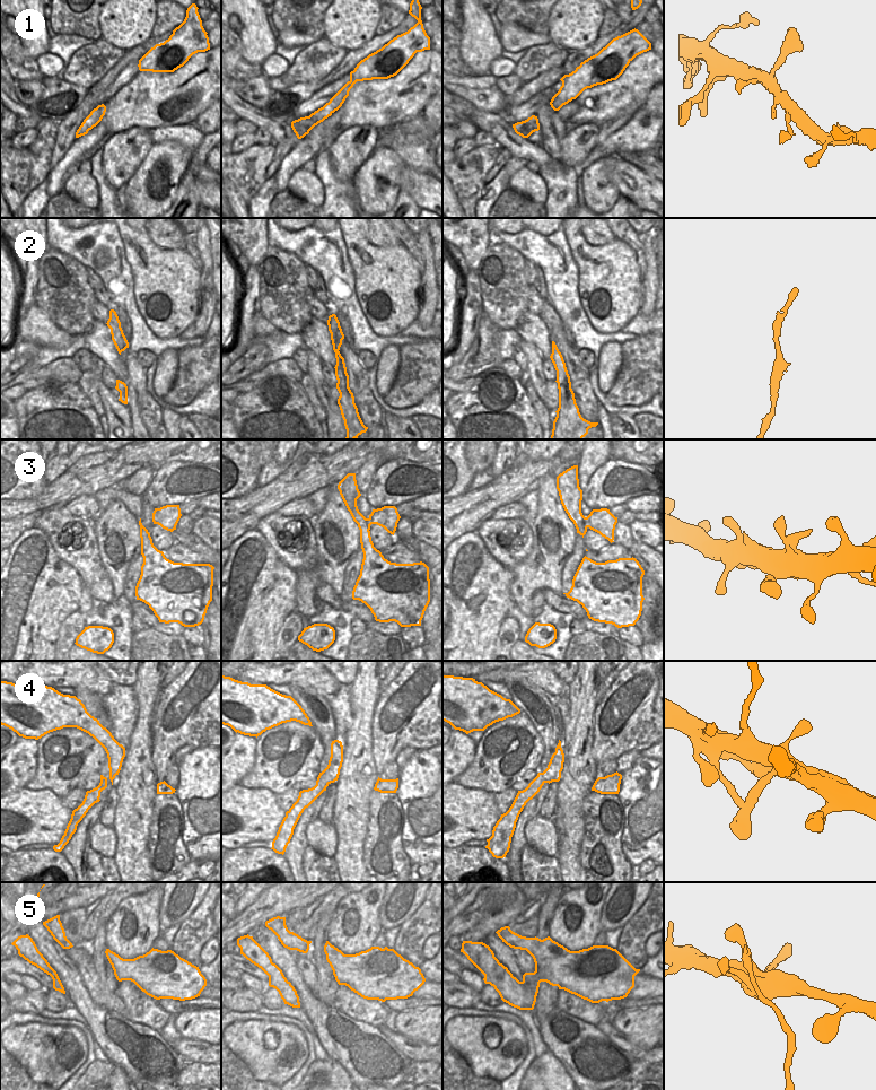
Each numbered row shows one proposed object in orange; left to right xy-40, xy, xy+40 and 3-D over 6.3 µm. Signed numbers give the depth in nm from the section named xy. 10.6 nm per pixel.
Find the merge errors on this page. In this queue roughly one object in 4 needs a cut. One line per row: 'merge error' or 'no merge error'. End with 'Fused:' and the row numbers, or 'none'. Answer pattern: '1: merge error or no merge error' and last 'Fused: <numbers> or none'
1: no merge error
2: no merge error
3: no merge error
4: no merge error
5: no merge error
Fused: none

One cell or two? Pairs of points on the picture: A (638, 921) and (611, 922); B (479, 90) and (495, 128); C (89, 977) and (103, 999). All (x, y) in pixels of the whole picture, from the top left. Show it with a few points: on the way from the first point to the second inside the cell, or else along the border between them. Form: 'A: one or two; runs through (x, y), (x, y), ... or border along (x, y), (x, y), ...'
A: two; border along (645, 901), (622, 927)
B: two; border along (474, 107), (491, 113)
C: one; runs through (93, 983), (97, 993)

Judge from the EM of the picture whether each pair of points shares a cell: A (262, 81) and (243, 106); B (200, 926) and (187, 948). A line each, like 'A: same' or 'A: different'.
A: different
B: same

